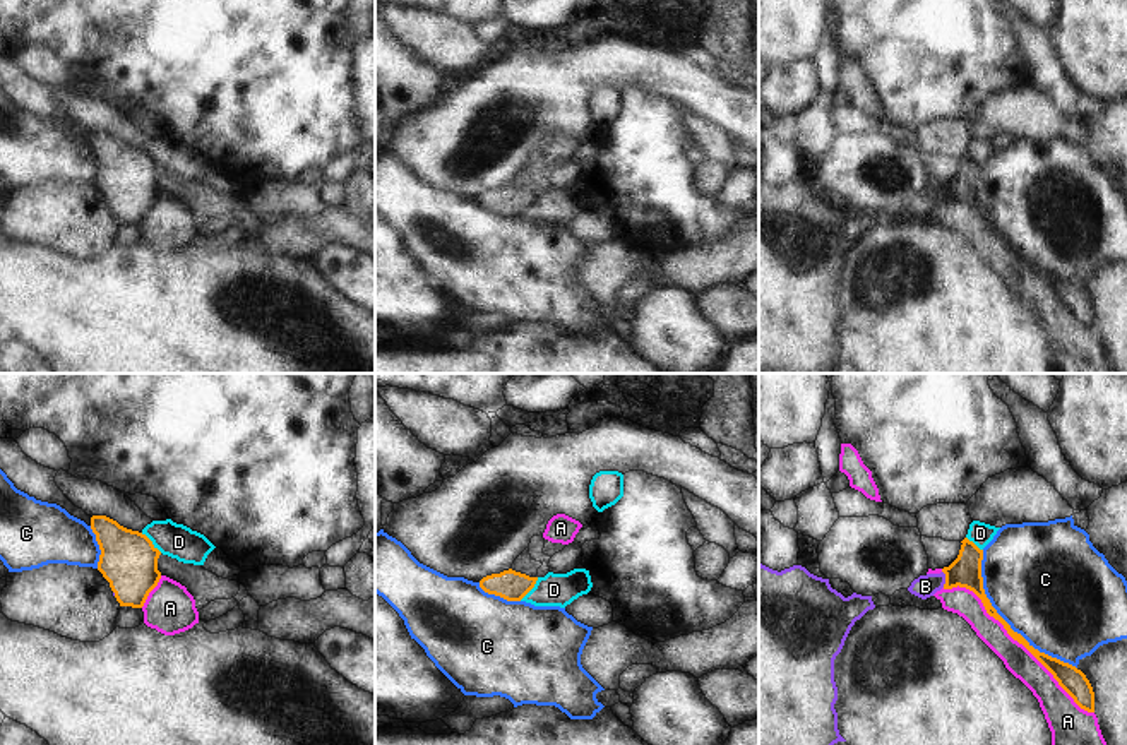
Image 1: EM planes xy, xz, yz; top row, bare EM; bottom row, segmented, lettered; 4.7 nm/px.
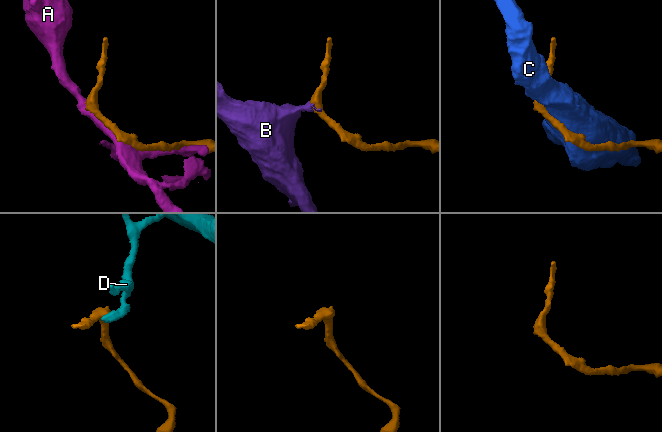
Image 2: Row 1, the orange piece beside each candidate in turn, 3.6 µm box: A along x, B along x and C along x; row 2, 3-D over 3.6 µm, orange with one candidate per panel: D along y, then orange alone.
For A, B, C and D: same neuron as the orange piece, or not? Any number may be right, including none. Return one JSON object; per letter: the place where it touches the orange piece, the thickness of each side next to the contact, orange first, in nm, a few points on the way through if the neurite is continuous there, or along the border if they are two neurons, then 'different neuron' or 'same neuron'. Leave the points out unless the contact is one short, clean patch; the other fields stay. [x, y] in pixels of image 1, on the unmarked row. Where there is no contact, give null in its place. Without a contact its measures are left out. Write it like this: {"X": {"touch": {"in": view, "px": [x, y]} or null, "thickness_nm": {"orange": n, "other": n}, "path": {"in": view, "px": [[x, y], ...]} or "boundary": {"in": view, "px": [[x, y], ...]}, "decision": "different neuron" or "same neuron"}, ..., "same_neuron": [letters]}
{"A": {"touch": {"in": "yz", "px": [1016, 256]}, "thickness_nm": {"orange": 80, "other": 140}, "decision": "different neuron"}, "B": {"touch": {"in": "yz", "px": [946, 196]}, "thickness_nm": {"orange": 150, "other": 110}, "path": {"in": "yz", "px": [[965, 187], [946, 196], [925, 202]]}, "decision": "same neuron"}, "C": {"touch": {"in": "yz", "px": [1006, 238]}, "thickness_nm": {"orange": 90, "other": 500}, "decision": "different neuron"}, "D": {"touch": {"in": "xy", "px": [151, 158]}, "thickness_nm": {"orange": 280, "other": 160}, "boundary": {"in": "xy", "px": [[141, 149], [161, 168]]}, "decision": "different neuron"}, "same_neuron": ["B"]}

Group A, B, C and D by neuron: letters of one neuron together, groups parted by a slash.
A / B / C / D

